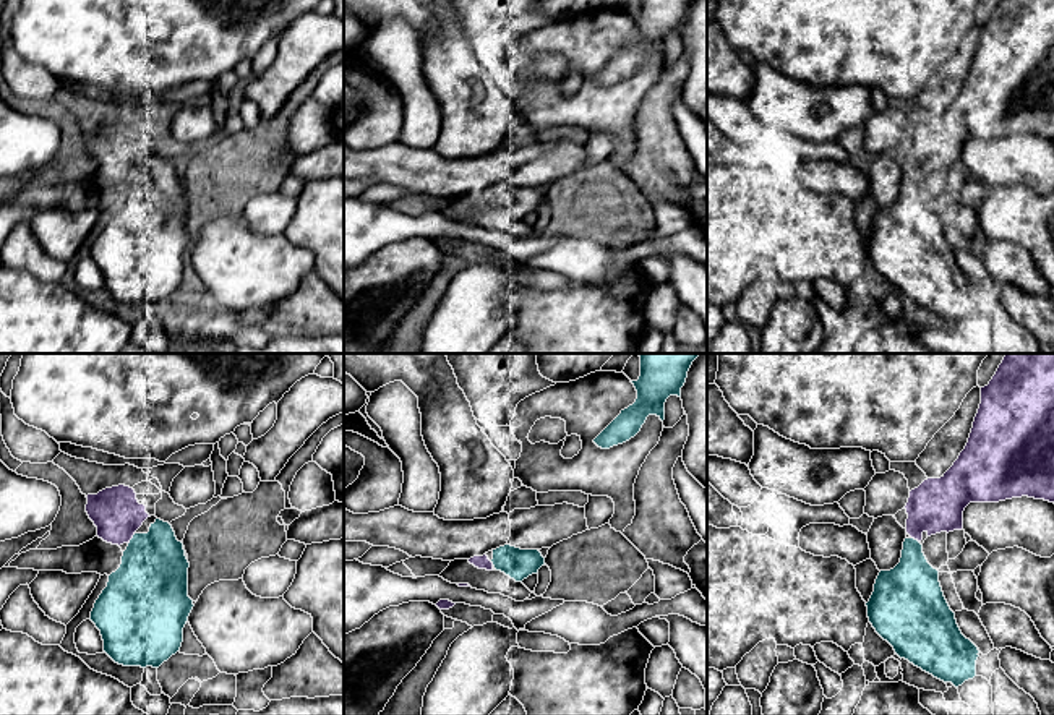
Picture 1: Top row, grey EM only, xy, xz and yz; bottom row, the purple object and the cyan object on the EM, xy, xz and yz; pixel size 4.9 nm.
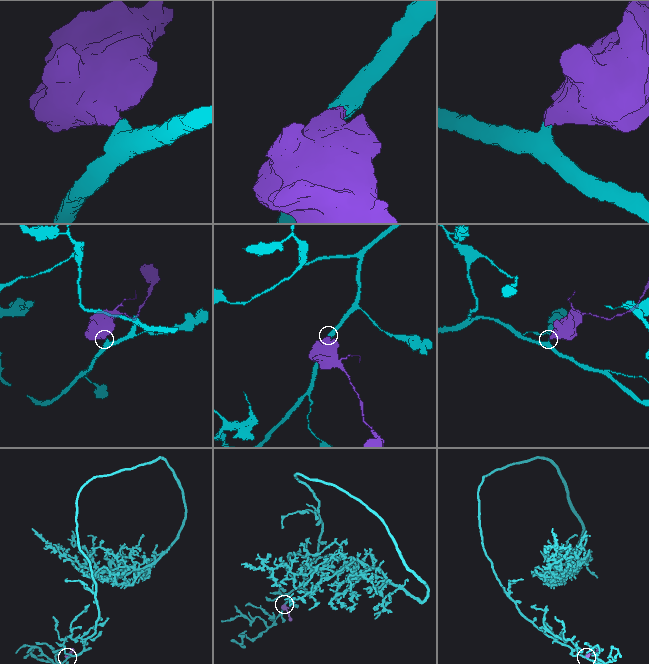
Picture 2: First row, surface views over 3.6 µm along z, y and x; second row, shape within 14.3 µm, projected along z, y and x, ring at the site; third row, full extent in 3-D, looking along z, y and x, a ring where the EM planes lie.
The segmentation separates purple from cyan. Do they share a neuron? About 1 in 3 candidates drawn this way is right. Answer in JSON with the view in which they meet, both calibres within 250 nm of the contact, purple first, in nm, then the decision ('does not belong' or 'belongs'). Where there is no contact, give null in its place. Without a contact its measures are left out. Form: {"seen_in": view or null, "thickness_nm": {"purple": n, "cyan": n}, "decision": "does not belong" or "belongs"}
{"seen_in": "xy", "thickness_nm": {"purple": 240, "cyan": 360}, "decision": "belongs"}

